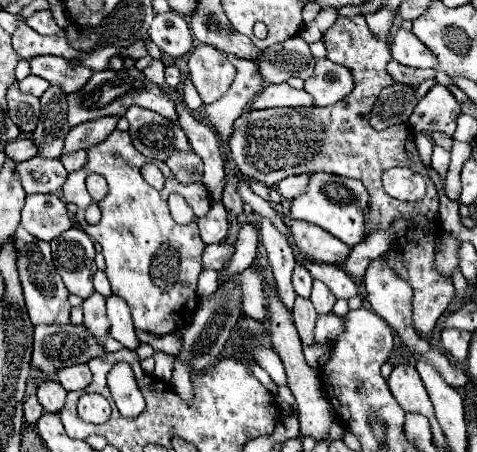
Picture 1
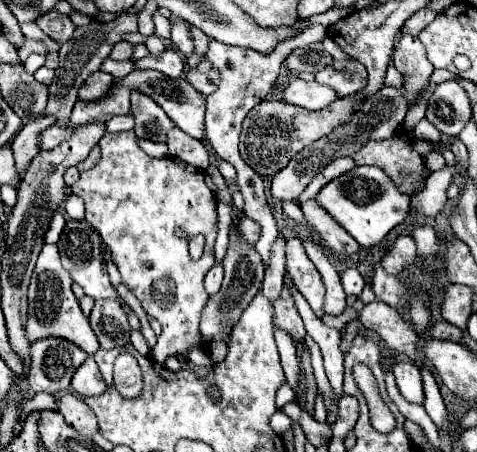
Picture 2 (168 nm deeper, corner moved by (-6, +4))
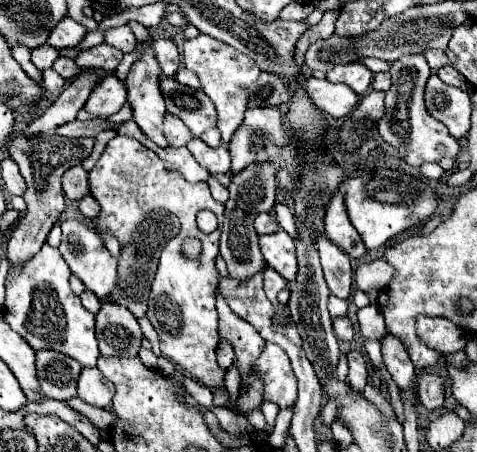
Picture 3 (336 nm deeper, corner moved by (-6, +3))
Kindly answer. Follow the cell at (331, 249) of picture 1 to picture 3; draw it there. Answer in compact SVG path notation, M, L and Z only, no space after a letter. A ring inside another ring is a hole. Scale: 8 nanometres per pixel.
M336 192L332 196L328 210L326 210L324 224L326 224L326 238L330 242L334 242L340 250L344 250L350 258L364 256L366 246L364 246L360 234L356 232L356 228L352 228L352 224L348 220L342 192Z

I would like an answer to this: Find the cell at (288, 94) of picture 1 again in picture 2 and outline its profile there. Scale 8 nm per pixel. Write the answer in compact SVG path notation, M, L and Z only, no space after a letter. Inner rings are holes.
M294 77L282 93L282 101L292 103L292 105L300 105L306 109L324 109L334 99L336 99L334 89L320 85L316 81L308 83L308 81L302 81L298 77Z

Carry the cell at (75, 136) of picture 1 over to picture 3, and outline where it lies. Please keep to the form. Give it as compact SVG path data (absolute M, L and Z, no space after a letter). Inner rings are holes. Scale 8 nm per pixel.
M14 132L12 140L6 144L6 150L10 158L18 164L28 190L24 194L24 200L28 204L26 216L22 216L14 226L12 226L12 238L8 242L8 252L6 258L12 264L22 264L24 260L30 260L40 246L46 242L46 236L54 222L60 218L64 210L64 192L60 178L62 174L86 160L92 152L94 138L80 138L80 140L68 140L58 134L44 134L44 136L24 136L24 132Z

